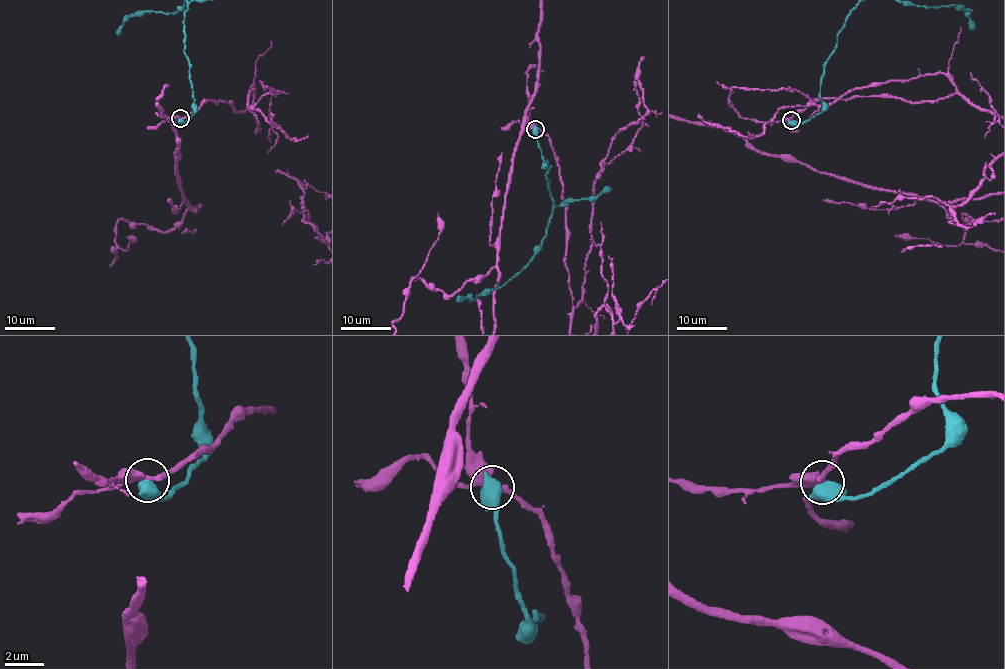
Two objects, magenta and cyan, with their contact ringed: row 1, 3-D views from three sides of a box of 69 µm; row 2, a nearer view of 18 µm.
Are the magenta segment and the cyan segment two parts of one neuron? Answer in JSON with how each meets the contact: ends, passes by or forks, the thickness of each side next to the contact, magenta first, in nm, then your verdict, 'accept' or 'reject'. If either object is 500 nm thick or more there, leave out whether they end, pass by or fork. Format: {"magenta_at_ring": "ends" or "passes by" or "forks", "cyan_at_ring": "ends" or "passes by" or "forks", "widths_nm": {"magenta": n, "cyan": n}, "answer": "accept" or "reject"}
{"widths_nm": {"magenta": 320, "cyan": 750}, "answer": "reject"}

